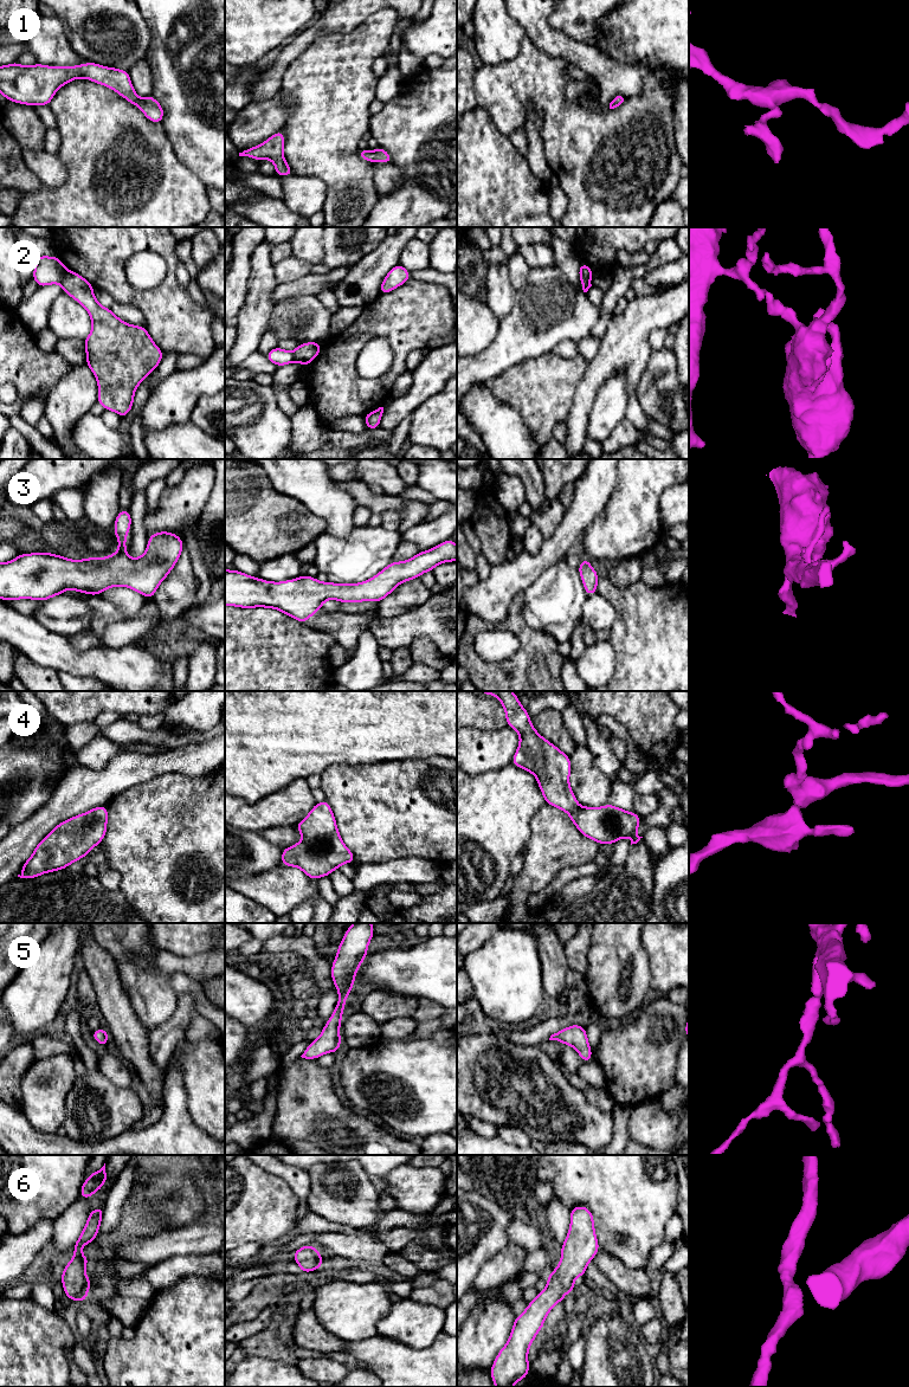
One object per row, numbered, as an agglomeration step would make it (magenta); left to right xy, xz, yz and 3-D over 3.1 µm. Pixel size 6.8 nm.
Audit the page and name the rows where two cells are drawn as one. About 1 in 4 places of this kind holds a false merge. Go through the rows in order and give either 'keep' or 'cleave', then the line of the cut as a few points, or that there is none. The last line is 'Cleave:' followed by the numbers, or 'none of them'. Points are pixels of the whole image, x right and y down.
1: keep; no cut
2: cleave; cut in xy along (68, 271), (60, 283)
3: keep; no cut
4: keep; no cut
5: keep; no cut
6: keep; no cut
Cleave: 2

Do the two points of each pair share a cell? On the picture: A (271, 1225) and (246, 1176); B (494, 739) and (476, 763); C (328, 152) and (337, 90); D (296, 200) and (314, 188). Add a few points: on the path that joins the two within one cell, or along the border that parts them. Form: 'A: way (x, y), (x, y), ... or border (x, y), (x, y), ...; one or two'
A: way (260, 1213), (246, 1199), (246, 1188); one
B: way (490, 744), (477, 757); one
C: way (328, 136), (329, 105); one
D: way (301, 195), (309, 193); one

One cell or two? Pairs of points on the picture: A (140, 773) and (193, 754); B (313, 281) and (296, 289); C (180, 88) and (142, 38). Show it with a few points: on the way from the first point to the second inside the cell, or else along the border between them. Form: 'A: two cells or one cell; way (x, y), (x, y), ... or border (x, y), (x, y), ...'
A: one cell; way (153, 765), (180, 760)
B: one cell; way (309, 284), (300, 286)
C: two cells; border (143, 19), (150, 33), (150, 43), (144, 57)

